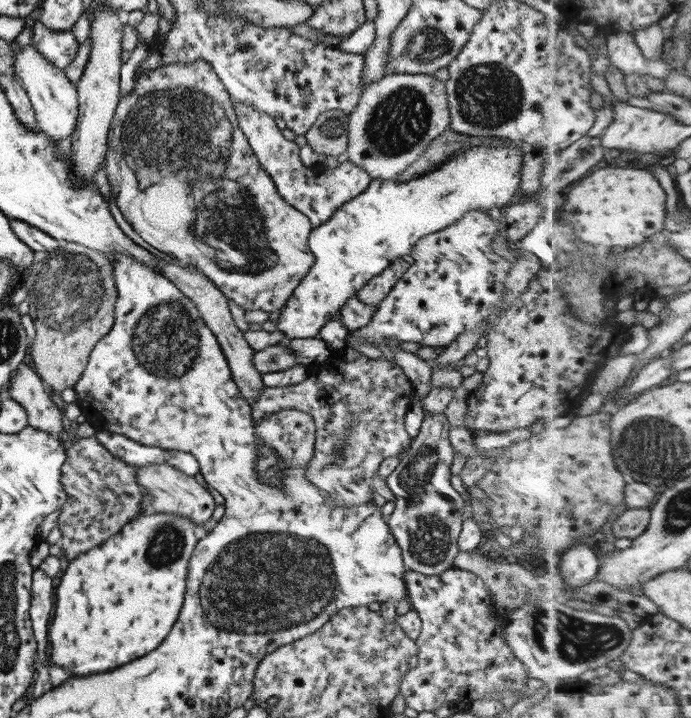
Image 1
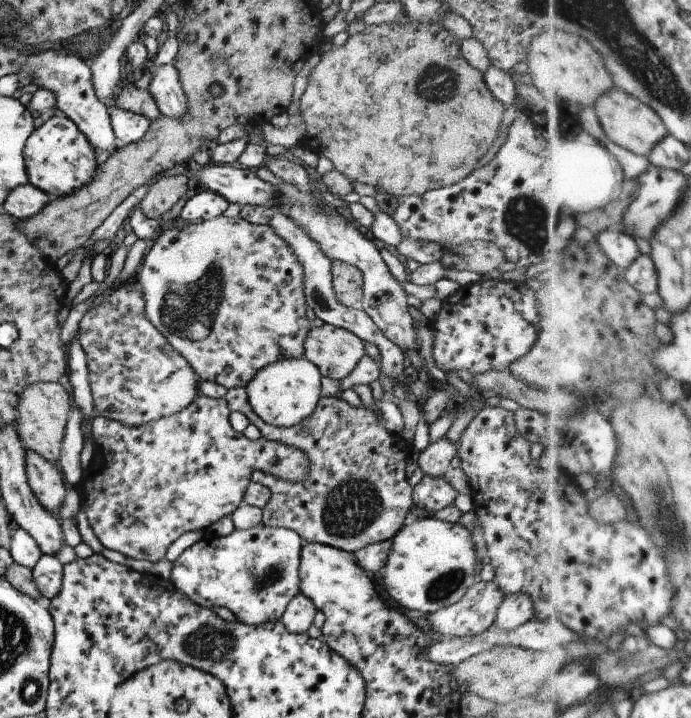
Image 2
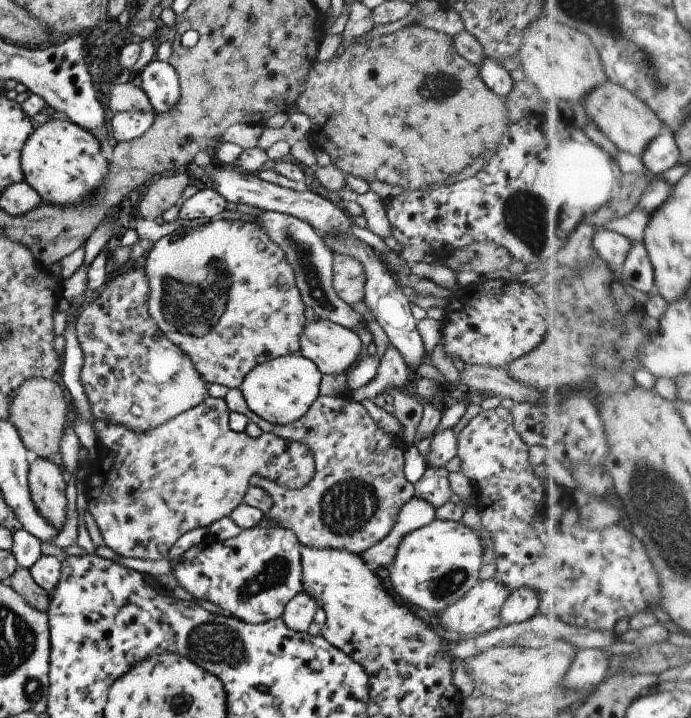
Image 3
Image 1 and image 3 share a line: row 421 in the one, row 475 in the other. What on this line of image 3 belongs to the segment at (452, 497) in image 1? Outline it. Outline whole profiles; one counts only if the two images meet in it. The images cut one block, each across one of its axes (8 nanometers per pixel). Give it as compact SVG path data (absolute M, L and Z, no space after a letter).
M426 466L425 472L412 484L414 493L412 496L425 500L433 508L439 508L451 498L451 489L447 482L447 471L442 468Z

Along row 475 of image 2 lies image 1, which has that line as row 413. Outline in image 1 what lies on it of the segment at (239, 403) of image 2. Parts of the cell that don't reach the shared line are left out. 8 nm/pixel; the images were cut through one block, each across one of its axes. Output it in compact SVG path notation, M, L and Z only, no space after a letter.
M332 352L332 354L329 357L330 358L340 358L339 362L337 362L337 366L339 366L339 368L333 368L333 366L327 366L327 365L317 365L317 374L315 374L315 372L312 372L312 374L307 374L307 377L301 383L295 384L294 386L283 386L282 388L267 388L267 386L263 385L262 388L258 391L257 399L255 399L255 401L253 401L253 403L250 404L250 415L251 415L251 421L259 421L259 419L261 419L261 417L265 417L265 415L269 415L269 413L275 413L275 411L279 411L279 410L283 410L283 409L295 409L295 410L300 410L300 411L303 411L304 413L309 414L309 416L311 416L311 419L313 419L313 425L315 425L315 430L314 430L315 442L314 442L313 457L310 459L310 462L307 463L307 466L305 466L305 479L307 479L307 481L311 482L311 485L315 485L315 487L317 487L317 489L319 489L319 491L323 491L323 493L325 493L325 495L329 495L329 497L333 497L333 505L335 505L335 508L339 508L339 505L341 505L341 507L353 507L353 506L357 506L361 503L365 503L365 502L371 500L370 493L372 492L372 490L371 490L371 486L370 486L370 477L373 476L373 474L375 474L375 470L377 470L377 468L379 468L379 464L381 464L381 462L385 458L389 458L391 456L398 456L399 454L407 451L407 447L411 442L411 438L407 434L407 432L405 432L403 423L404 423L404 418L405 418L405 412L407 412L407 409L409 408L409 404L411 404L411 401L415 395L414 395L413 388L411 387L411 384L407 381L407 378L404 378L402 369L399 366L397 366L396 362L385 361L383 356L381 356L381 358L377 359L377 360L370 360L369 358L366 358L363 355L361 355L359 358L356 358L355 360L353 360L353 362L347 362L347 361L343 360L340 356L336 355L336 353L334 353L334 352Z

